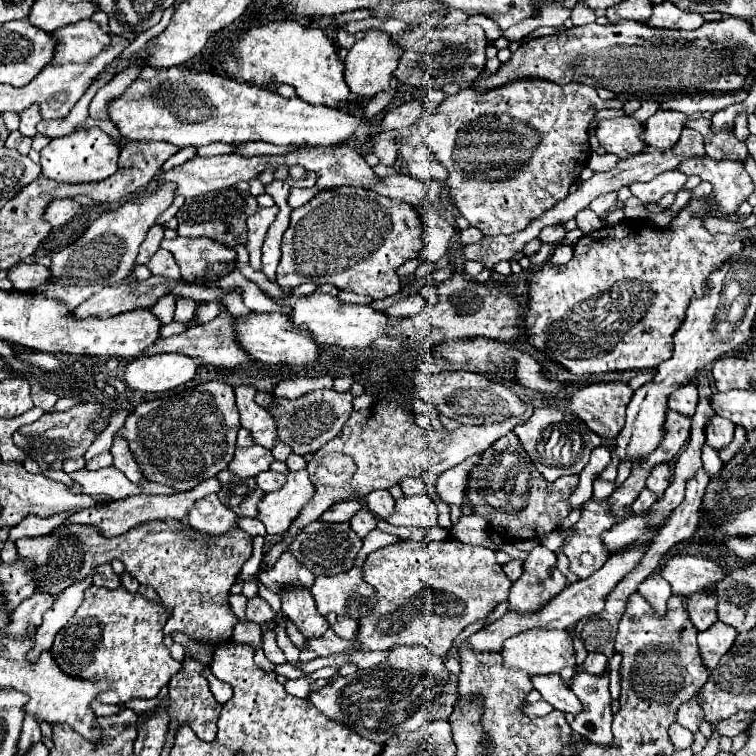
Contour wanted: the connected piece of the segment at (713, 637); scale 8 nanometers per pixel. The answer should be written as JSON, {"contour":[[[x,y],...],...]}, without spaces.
{"contour":[[[717,621],[711,629],[701,631],[697,635],[697,645],[701,651],[701,659],[705,661],[707,669],[713,669],[719,659],[729,651],[729,647],[733,645],[737,637],[737,631],[733,631],[733,627]]]}

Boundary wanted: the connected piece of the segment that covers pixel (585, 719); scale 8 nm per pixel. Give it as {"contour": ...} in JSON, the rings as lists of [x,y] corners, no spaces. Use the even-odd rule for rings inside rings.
{"contour":[[[609,667],[605,675],[575,675],[573,693],[581,699],[583,711],[571,721],[571,729],[589,741],[609,747],[613,741],[611,733],[611,695],[609,695]]]}

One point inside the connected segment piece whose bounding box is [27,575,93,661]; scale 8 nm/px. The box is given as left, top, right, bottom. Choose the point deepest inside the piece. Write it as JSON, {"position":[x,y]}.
{"position":[67,603]}

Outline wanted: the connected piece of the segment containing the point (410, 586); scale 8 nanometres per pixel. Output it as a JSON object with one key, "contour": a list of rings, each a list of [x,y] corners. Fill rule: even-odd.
{"contour":[[[445,539],[437,543],[397,541],[383,549],[373,551],[363,565],[365,583],[375,589],[375,605],[369,615],[359,619],[355,639],[361,643],[357,651],[389,651],[397,645],[425,645],[431,653],[443,657],[455,637],[471,623],[485,619],[495,605],[509,597],[511,581],[503,573],[495,559],[495,553],[487,547],[467,545],[457,539]]]}

